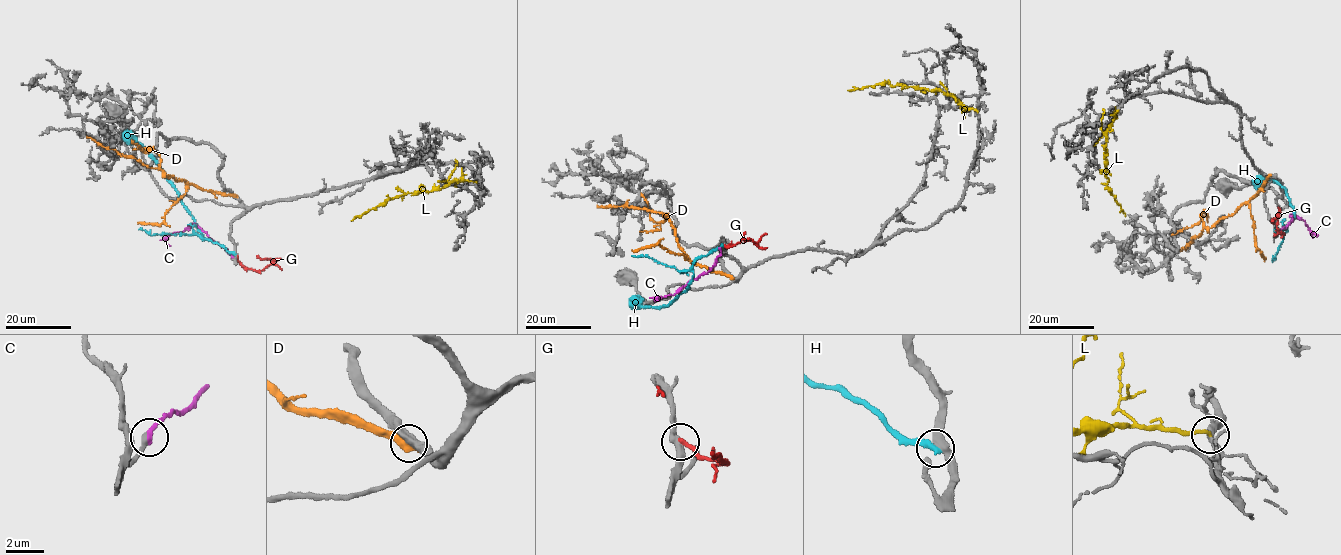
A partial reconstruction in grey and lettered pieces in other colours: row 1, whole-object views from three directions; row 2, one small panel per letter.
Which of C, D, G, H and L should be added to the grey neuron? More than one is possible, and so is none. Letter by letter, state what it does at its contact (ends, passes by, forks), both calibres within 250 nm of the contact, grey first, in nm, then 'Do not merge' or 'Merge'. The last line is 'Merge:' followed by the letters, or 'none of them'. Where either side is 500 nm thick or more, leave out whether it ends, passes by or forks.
C: It ends there. Thickness 320 nm (grey) against 320 nm. Merge
D: Thickness 420 nm (grey) against 550 nm. Do not merge
G: It ends there. Thickness 380 nm (grey) against 240 nm. Do not merge
H: It ends there. Thickness 360 nm (grey) against 360 nm. Do not merge
L: It ends there. Thickness 320 nm (grey) against 190 nm. Do not merge
Merge: C

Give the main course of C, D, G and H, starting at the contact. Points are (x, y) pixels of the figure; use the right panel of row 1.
C: (1279, 232), (1293, 221), (1290, 217), (1293, 214), (1317, 235)
D: (1268, 175), (1255, 197), (1203, 229), (1180, 250)
G: (1275, 231), (1284, 234), (1277, 227), (1279, 213), (1271, 221)
H: (1275, 231), (1284, 228), (1293, 218), (1294, 208), (1285, 188), (1279, 182), (1268, 179), (1258, 185), (1256, 183)

